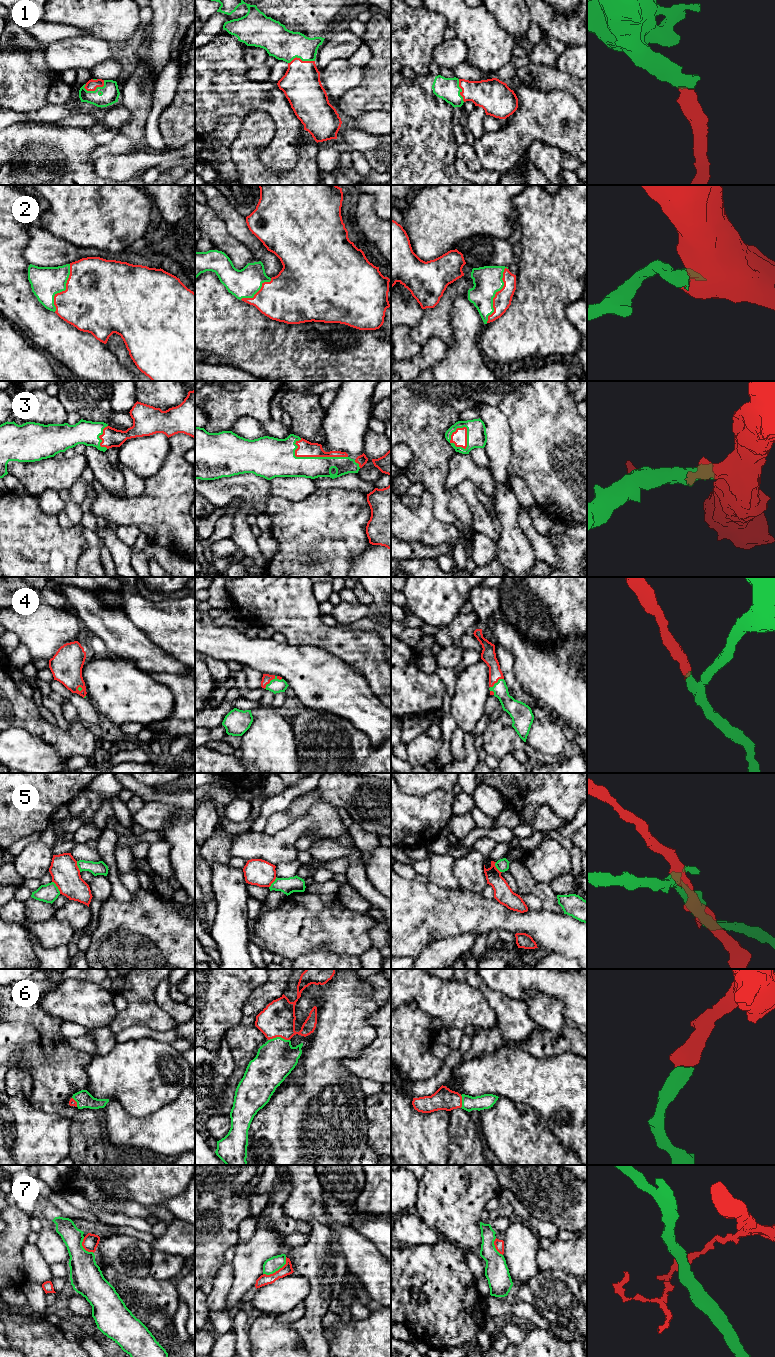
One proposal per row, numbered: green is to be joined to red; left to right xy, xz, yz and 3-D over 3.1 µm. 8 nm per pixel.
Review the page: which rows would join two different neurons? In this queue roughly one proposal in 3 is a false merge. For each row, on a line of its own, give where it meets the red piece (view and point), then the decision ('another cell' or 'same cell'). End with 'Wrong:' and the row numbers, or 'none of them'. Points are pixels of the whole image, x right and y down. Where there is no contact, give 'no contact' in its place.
1: meets red in xy at (95, 89); same cell
2: meets red in yz at (495, 295); same cell
3: meets red in xz at (315, 456); same cell
4: meets red in xz at (272, 679); same cell
5: meets red in xy at (57, 886); another cell
6: meets red in xz at (278, 1036); same cell
7: meets red in xz at (278, 1270); another cell
Wrong: 5, 7

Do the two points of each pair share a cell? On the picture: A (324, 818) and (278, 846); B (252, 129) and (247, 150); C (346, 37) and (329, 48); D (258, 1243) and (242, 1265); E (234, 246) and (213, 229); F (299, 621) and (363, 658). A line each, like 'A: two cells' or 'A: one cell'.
A: one cell
B: one cell
C: one cell
D: one cell
E: one cell
F: one cell

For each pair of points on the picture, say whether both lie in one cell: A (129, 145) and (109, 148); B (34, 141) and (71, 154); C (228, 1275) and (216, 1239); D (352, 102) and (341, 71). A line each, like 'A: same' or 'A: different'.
A: same
B: same
C: different
D: different

